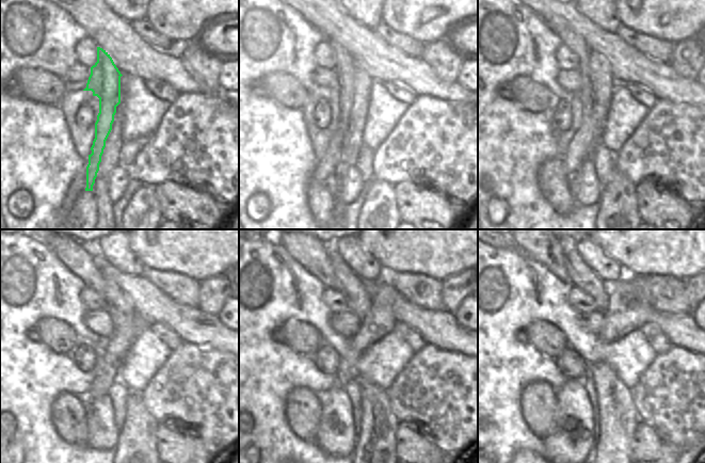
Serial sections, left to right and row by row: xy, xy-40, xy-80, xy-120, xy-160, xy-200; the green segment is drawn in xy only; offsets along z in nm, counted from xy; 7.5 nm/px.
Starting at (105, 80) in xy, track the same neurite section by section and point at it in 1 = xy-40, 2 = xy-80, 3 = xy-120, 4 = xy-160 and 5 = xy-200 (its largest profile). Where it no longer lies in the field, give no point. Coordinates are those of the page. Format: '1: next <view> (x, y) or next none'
1: next xy-40 (345, 68)
2: next xy-80 (569, 37)
3: next xy-120 (75, 255)
4: next xy-160 (309, 251)
5: next xy-200 (547, 251)

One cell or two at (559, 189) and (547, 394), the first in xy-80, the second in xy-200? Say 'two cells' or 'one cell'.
one cell

